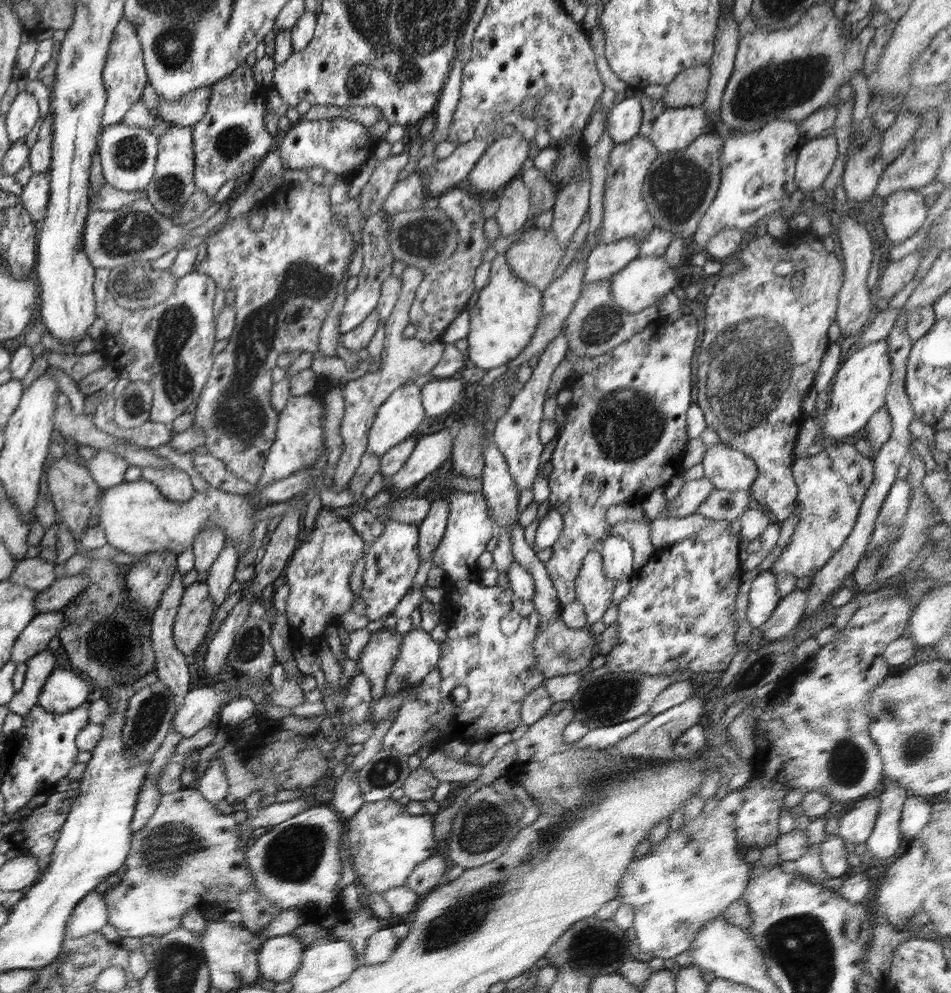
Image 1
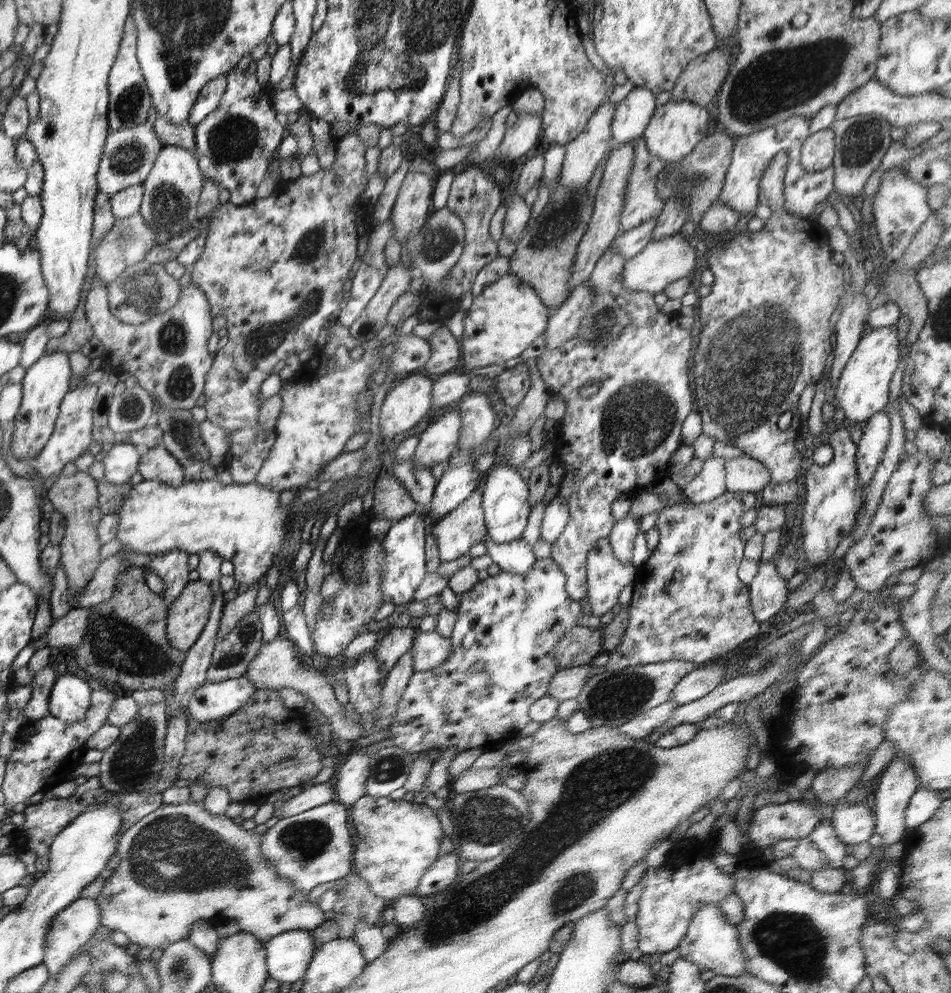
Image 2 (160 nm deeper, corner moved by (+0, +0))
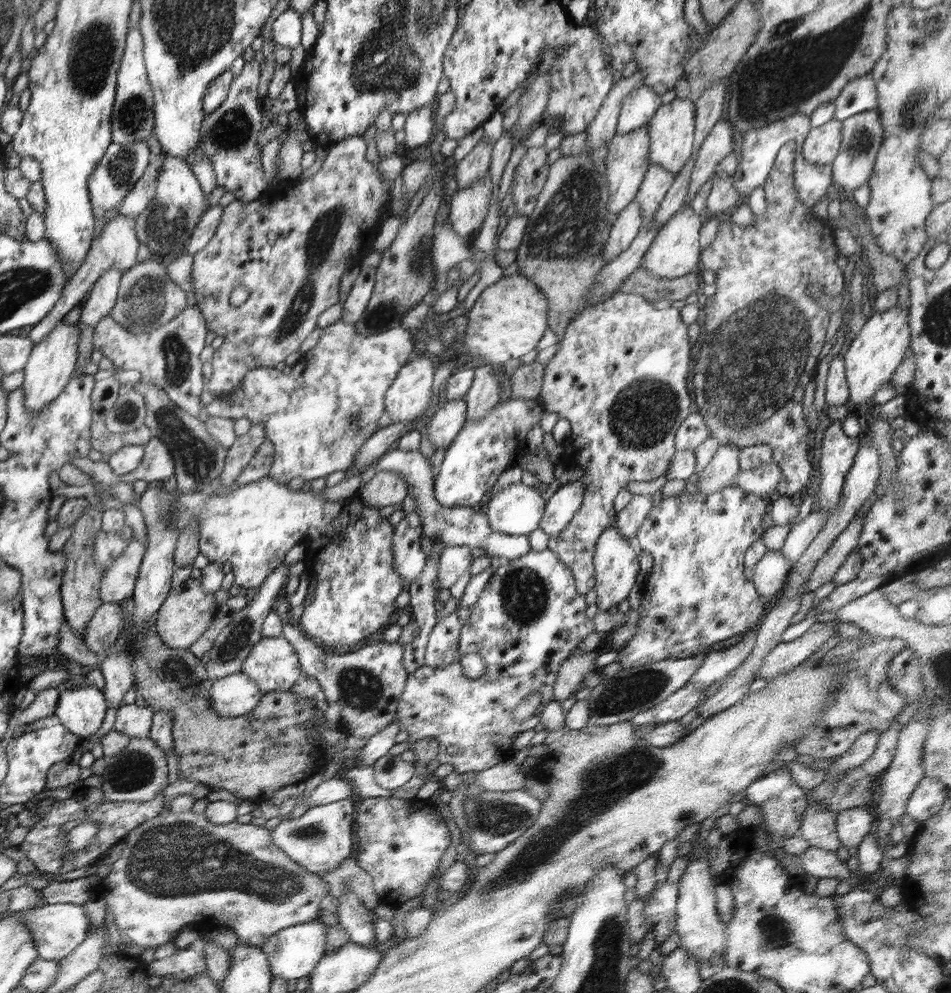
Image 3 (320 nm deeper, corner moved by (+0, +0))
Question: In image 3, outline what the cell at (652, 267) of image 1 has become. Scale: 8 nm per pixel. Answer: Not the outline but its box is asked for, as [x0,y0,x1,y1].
[641,206,704,279]

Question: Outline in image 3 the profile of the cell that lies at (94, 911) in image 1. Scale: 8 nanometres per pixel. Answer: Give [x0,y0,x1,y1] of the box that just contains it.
[18,904,92,961]

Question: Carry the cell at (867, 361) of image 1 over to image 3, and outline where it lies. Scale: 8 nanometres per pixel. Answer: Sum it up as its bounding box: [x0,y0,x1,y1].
[843,305,911,407]

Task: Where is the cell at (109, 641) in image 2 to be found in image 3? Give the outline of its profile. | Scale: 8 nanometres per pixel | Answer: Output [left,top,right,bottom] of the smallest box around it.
[119,597,328,801]

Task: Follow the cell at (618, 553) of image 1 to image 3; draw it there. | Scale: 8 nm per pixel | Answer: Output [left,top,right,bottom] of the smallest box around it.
[616,493,652,541]

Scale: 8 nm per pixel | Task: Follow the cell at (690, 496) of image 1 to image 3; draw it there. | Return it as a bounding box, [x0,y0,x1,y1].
[696,445,740,494]

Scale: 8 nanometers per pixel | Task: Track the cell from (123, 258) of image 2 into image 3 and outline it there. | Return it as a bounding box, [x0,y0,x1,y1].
[82,268,124,327]

